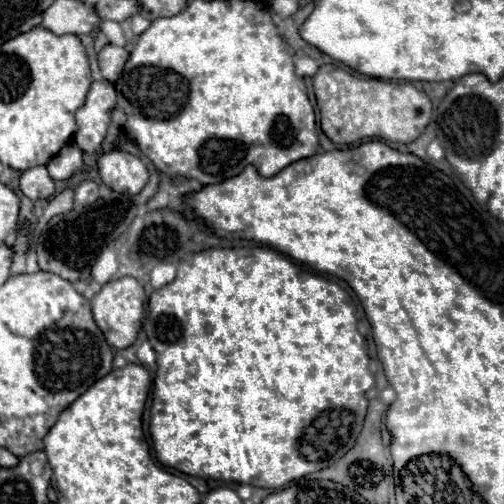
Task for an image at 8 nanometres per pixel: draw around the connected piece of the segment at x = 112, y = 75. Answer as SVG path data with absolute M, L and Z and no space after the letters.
M114 44L104 46L98 52L98 64L100 64L100 72L102 72L104 80L116 82L126 60L128 60L128 50L124 46L114 46Z

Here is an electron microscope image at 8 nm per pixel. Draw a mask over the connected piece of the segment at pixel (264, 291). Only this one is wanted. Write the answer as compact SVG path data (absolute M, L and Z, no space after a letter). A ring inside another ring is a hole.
M266 246L254 248L210 248L194 254L190 260L178 264L176 278L154 290L148 302L148 318L144 324L148 342L156 350L156 378L150 408L150 434L156 458L162 466L178 472L200 476L204 480L222 480L236 484L250 484L258 488L282 488L292 480L318 472L336 464L356 442L366 416L366 392L374 386L374 376L368 370L368 356L364 352L364 338L356 328L354 304L350 294L336 282L320 274L312 274L302 266L290 262L282 254Z

